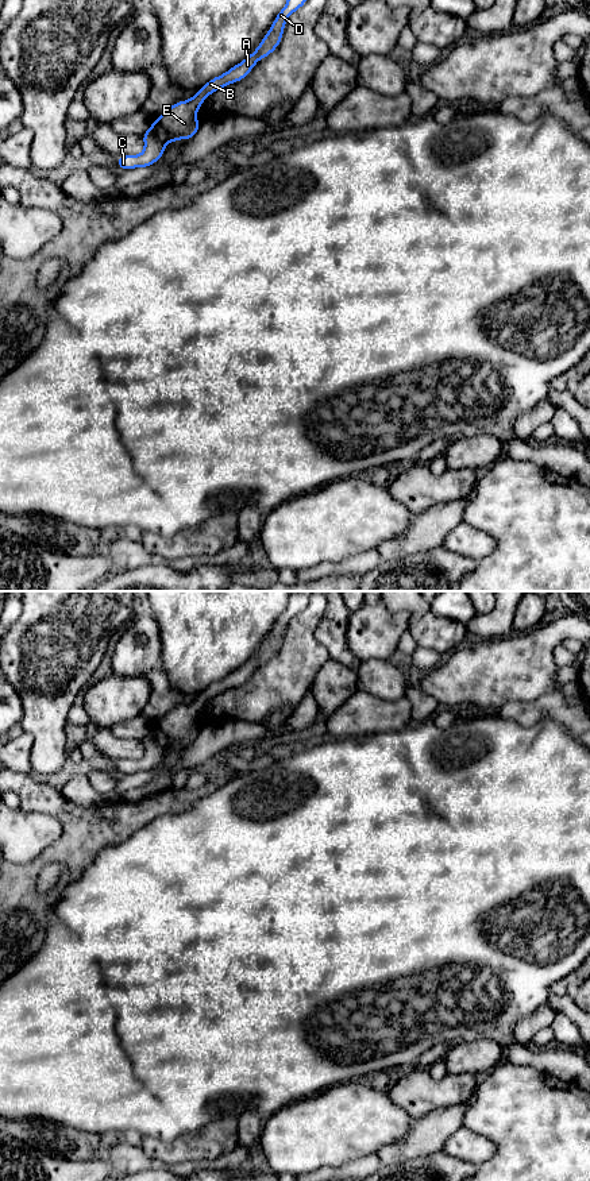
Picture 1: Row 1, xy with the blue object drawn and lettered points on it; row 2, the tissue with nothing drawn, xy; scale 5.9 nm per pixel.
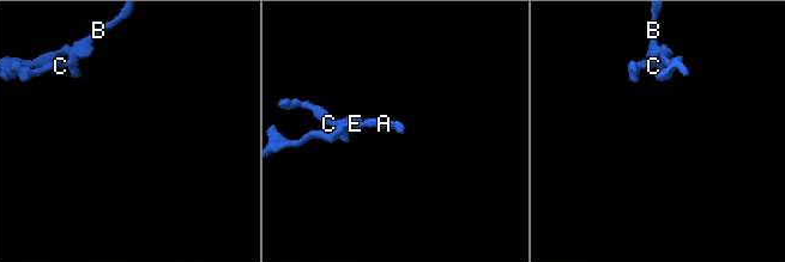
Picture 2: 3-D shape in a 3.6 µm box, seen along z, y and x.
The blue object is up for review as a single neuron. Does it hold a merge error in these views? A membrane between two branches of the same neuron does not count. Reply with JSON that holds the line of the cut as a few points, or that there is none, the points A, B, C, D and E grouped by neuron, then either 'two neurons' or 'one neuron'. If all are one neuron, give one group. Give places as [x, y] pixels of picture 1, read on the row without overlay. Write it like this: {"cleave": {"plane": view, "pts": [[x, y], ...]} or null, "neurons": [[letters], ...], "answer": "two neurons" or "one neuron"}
{"cleave": {"plane": "xy", "pts": [[157, 725], [166, 737], [168, 745]]}, "neurons": [["A", "B", "D", "E"], ["C"]], "answer": "two neurons"}

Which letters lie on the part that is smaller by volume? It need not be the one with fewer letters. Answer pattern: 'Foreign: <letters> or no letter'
Foreign: C

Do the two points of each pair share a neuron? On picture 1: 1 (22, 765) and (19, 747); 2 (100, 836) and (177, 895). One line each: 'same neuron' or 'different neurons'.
1: same neuron
2: different neurons

